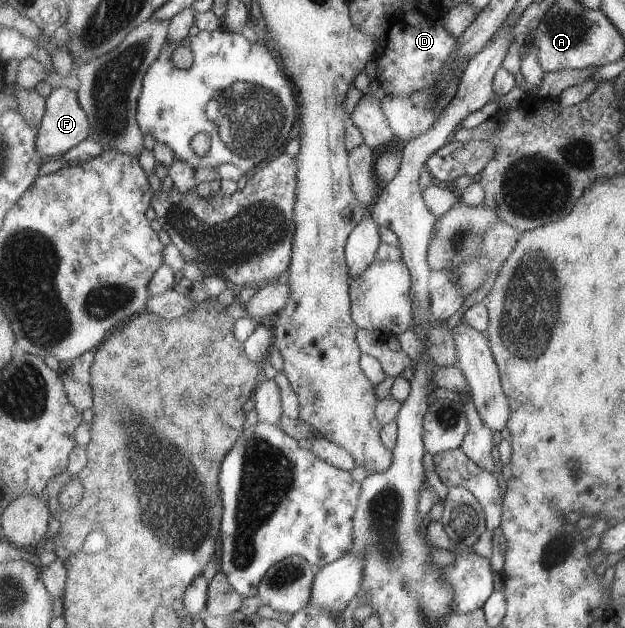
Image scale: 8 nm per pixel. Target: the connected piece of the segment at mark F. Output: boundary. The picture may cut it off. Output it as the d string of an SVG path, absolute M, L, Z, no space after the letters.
M54 86L46 98L45 113L42 117L39 135L36 141L38 152L43 158L62 158L71 148L89 138L91 124L86 111L79 103L77 92L67 87Z

